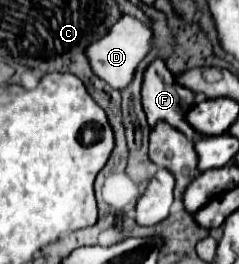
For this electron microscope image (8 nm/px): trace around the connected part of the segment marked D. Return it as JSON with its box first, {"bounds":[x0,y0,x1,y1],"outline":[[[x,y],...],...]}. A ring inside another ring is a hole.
{"bounds":[86,16,154,90],"outline":[[[124,16],[122,20],[118,20],[110,28],[106,38],[90,44],[86,54],[88,54],[88,60],[90,60],[90,66],[92,66],[94,74],[98,74],[110,86],[122,90],[134,80],[134,72],[136,72],[138,64],[152,52],[152,48],[154,48],[154,32],[152,32],[152,28],[148,24],[144,24],[144,22],[140,22],[134,16]]]}

